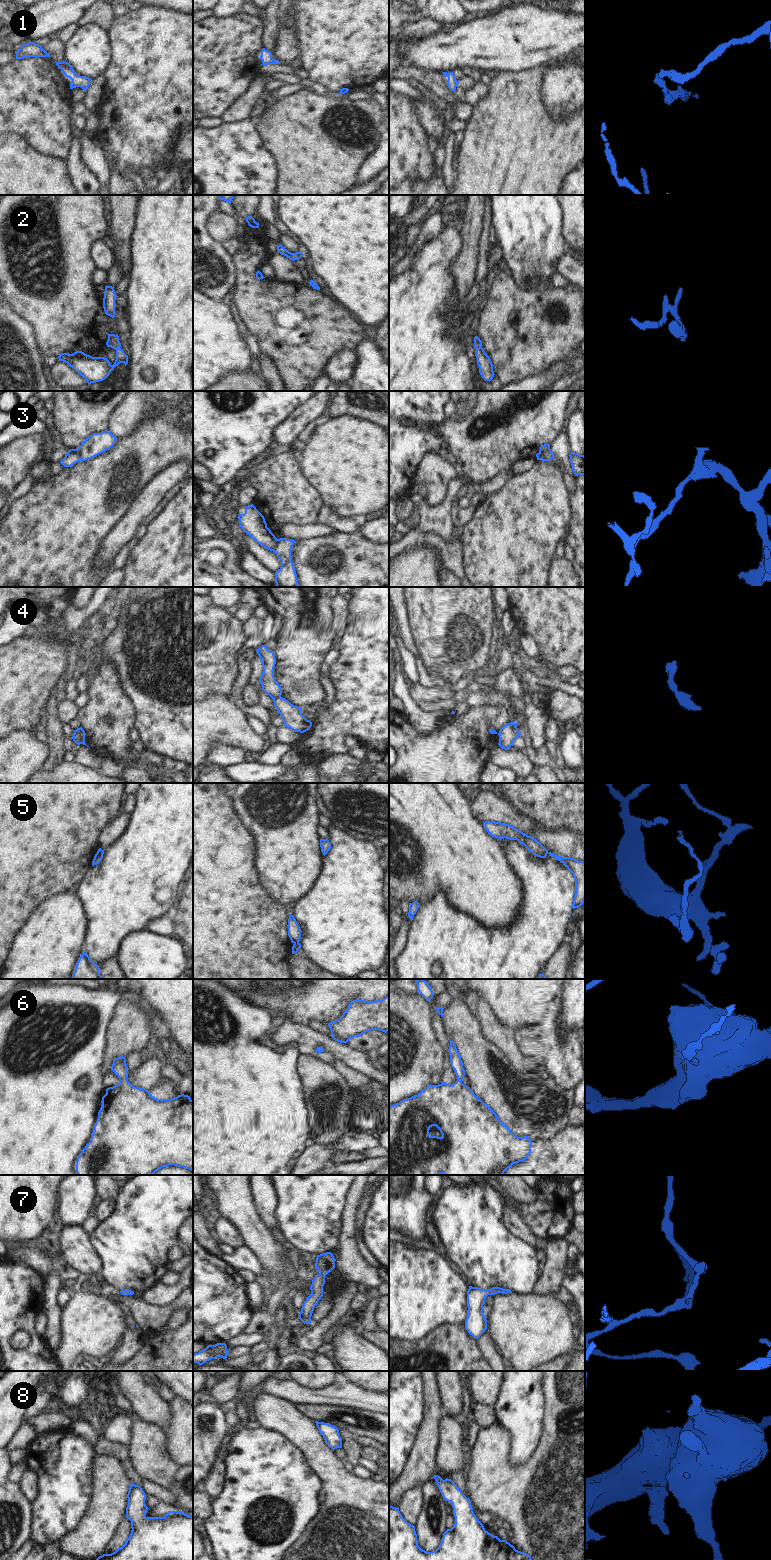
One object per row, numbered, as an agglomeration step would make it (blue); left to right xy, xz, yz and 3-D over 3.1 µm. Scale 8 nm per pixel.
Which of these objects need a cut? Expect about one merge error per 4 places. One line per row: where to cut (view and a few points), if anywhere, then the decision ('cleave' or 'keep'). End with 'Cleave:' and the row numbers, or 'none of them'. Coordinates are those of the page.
1: no cut; keep
2: no cut; keep
3: cut in xz along (277, 539), (277, 543), (272, 550); cleave
4: cut in xz along (280, 696), (273, 699); cleave
5: cut in xz along (298, 941), (294, 943); cleave
6: no cut; keep
7: no cut; keep
8: no cut; keep
Cleave: 3, 4, 5

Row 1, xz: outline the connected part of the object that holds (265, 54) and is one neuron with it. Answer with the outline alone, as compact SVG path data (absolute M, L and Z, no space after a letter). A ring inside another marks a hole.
M265 48L262 49L261 51L261 56L260 59L262 60L262 65L267 65L267 64L280 64L278 60L275 60L272 58L272 53Z

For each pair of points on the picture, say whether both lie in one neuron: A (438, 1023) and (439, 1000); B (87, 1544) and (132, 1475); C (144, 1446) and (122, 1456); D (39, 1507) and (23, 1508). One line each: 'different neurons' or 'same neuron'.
A: same neuron
B: different neurons
C: different neurons
D: different neurons

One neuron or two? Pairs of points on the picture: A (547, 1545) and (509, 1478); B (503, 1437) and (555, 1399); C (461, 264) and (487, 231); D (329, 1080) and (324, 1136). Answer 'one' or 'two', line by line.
A: one
B: one
C: two
D: one

